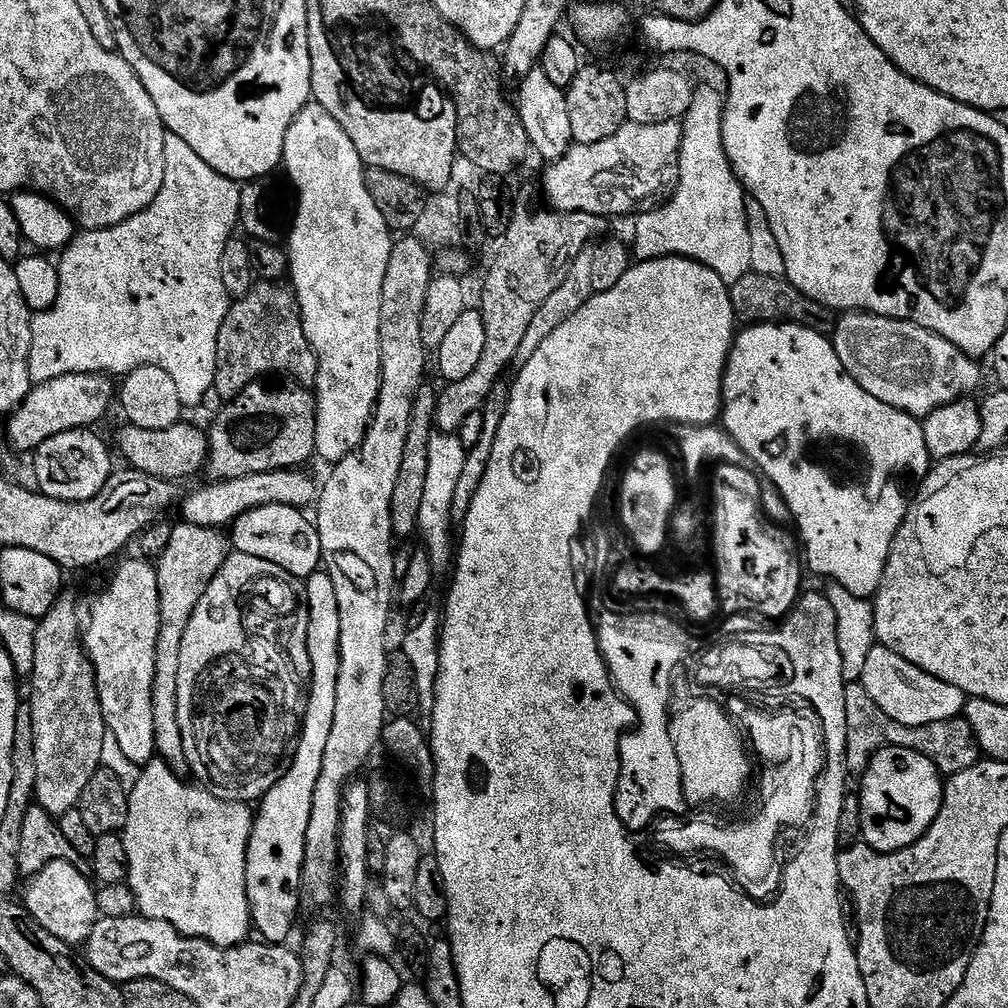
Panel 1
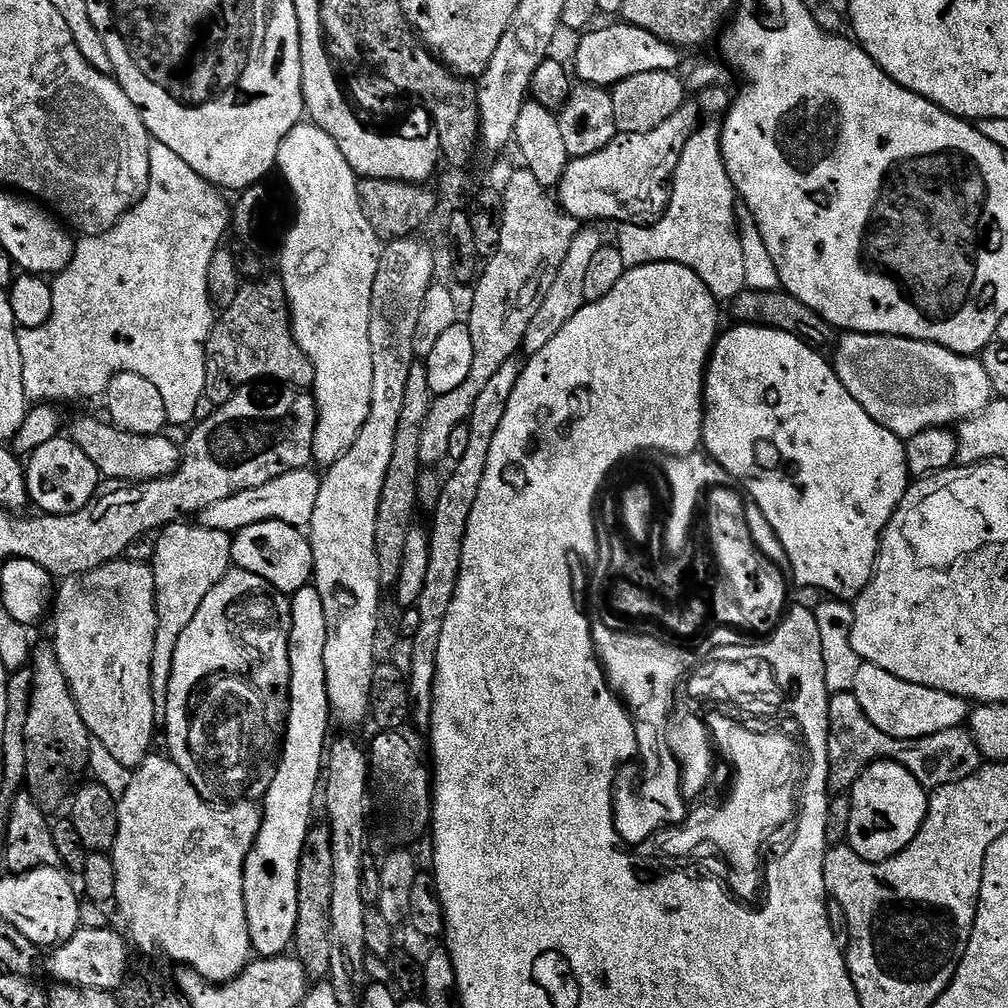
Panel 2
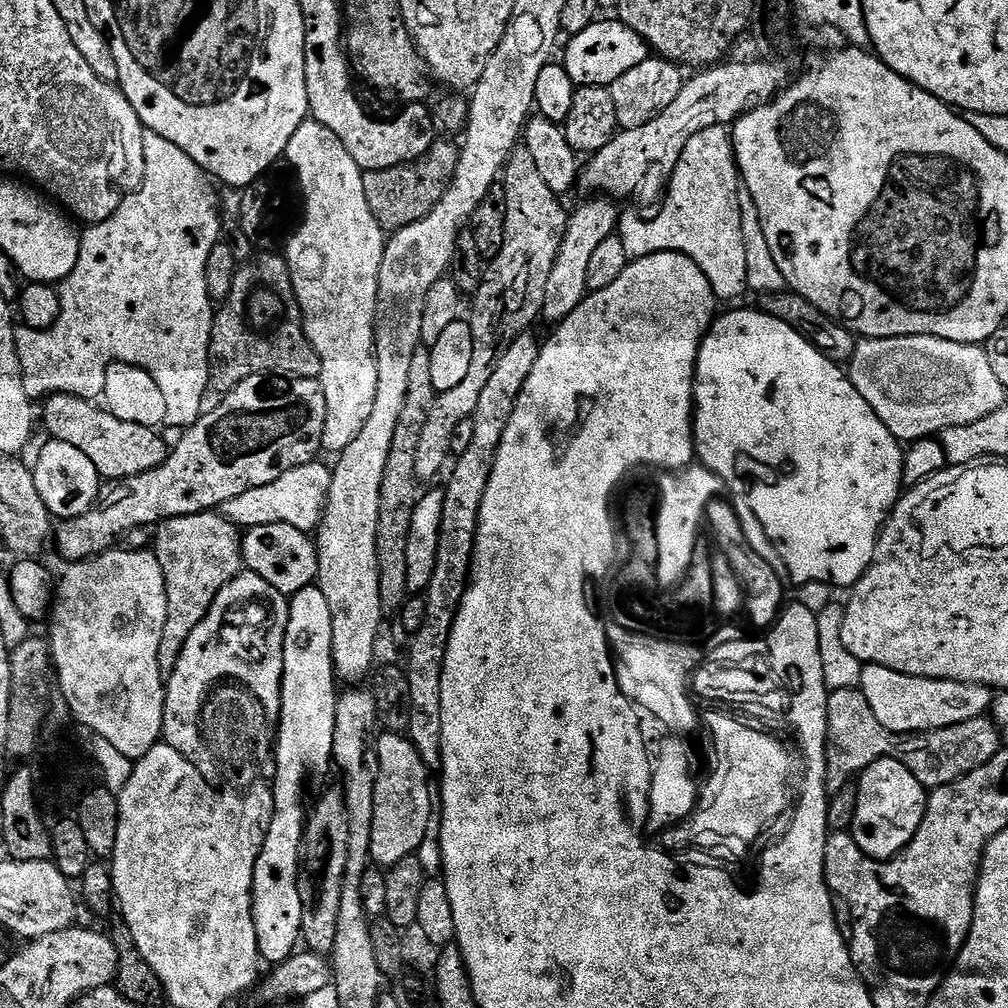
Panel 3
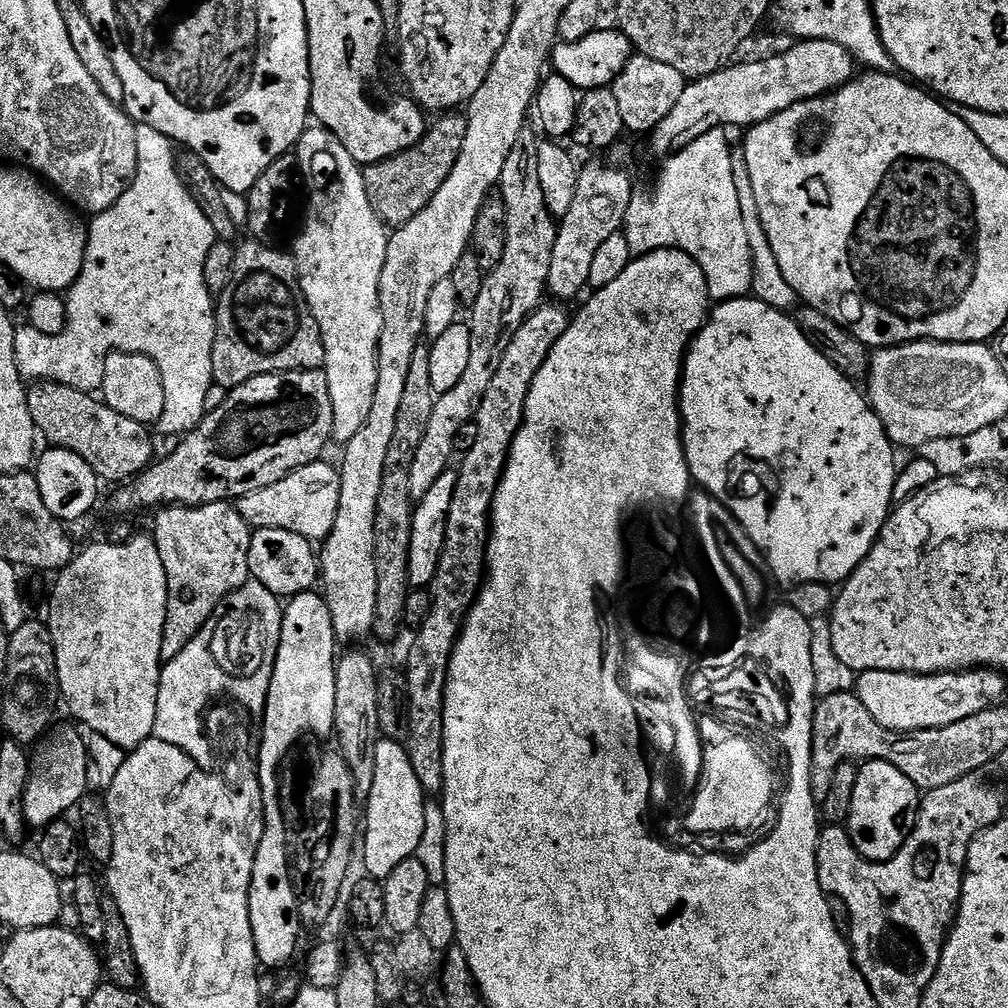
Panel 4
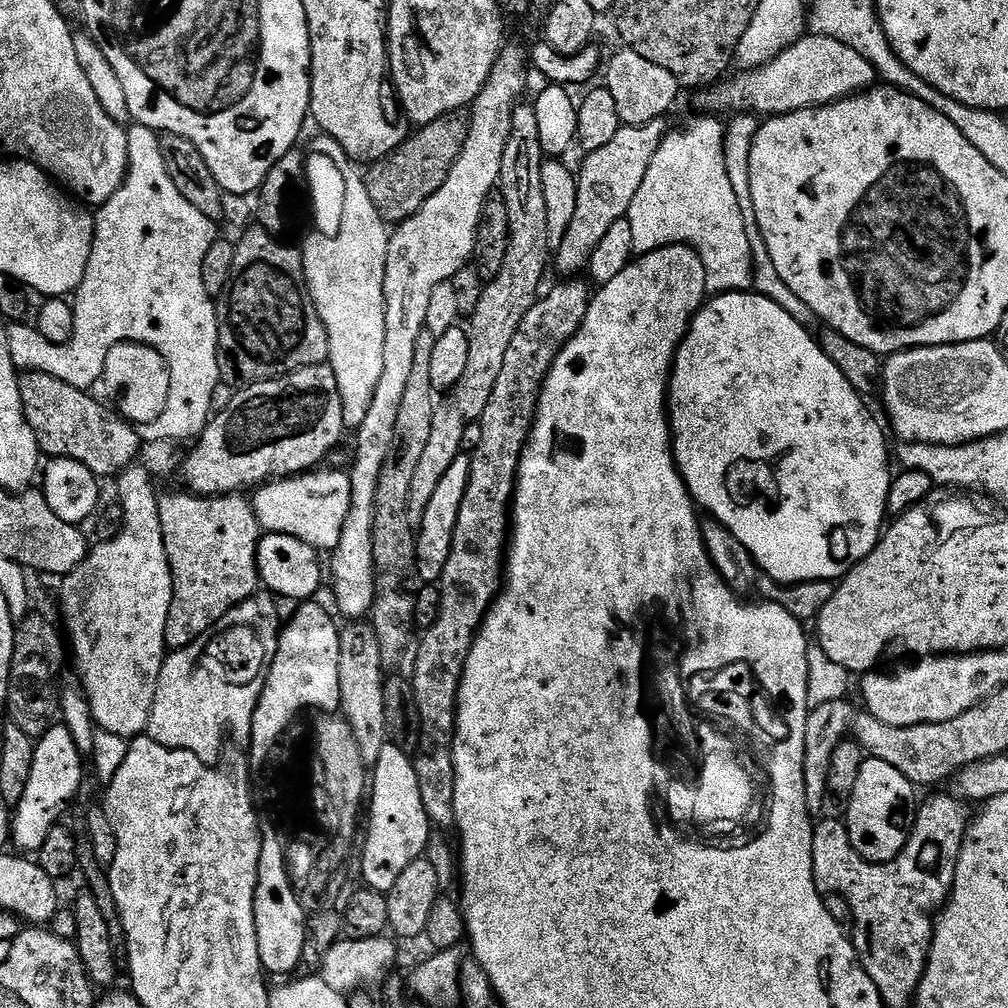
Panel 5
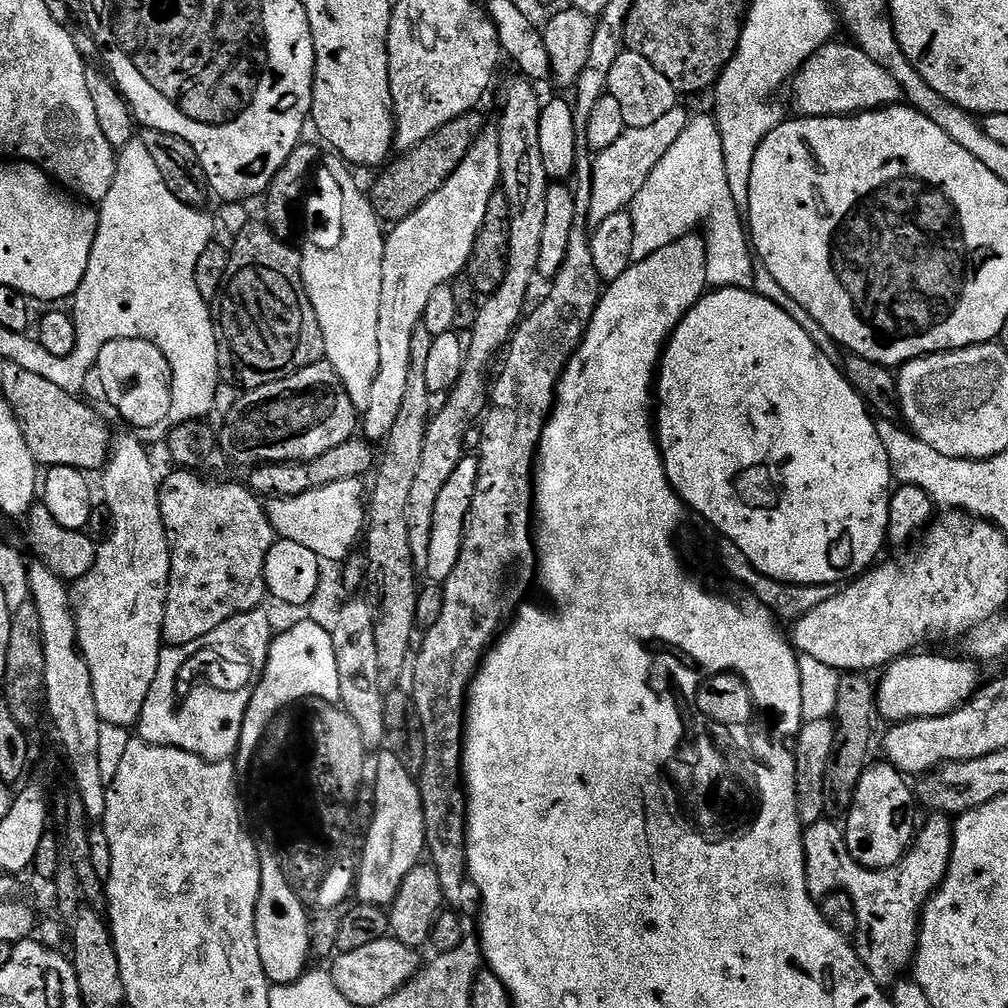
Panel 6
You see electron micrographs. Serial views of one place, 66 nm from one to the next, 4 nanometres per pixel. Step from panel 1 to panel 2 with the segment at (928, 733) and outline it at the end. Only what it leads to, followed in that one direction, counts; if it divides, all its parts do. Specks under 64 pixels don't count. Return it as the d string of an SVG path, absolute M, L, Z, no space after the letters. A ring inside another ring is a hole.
M851 691L838 692L831 697L829 715L830 732L832 728L832 736L836 739L834 771L829 783L831 791L836 794L847 793L856 779L863 774L864 769L876 759L893 759L900 755L901 761L909 769L919 771L920 747L927 751L926 756L932 761L933 770L940 772L936 776L937 785L947 784L961 776L968 776L969 773L976 772L982 763L982 753L976 737L964 726L924 737L920 744L914 740L896 740L873 723L864 704Z

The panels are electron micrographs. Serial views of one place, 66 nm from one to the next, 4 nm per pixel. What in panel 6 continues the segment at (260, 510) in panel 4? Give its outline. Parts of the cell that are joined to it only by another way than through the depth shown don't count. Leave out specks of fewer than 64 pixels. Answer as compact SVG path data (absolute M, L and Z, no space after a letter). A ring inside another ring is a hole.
M358 478L339 480L317 485L300 495L271 499L266 507L272 528L281 539L314 550L323 561L345 561L366 528L366 486L362 483Z

